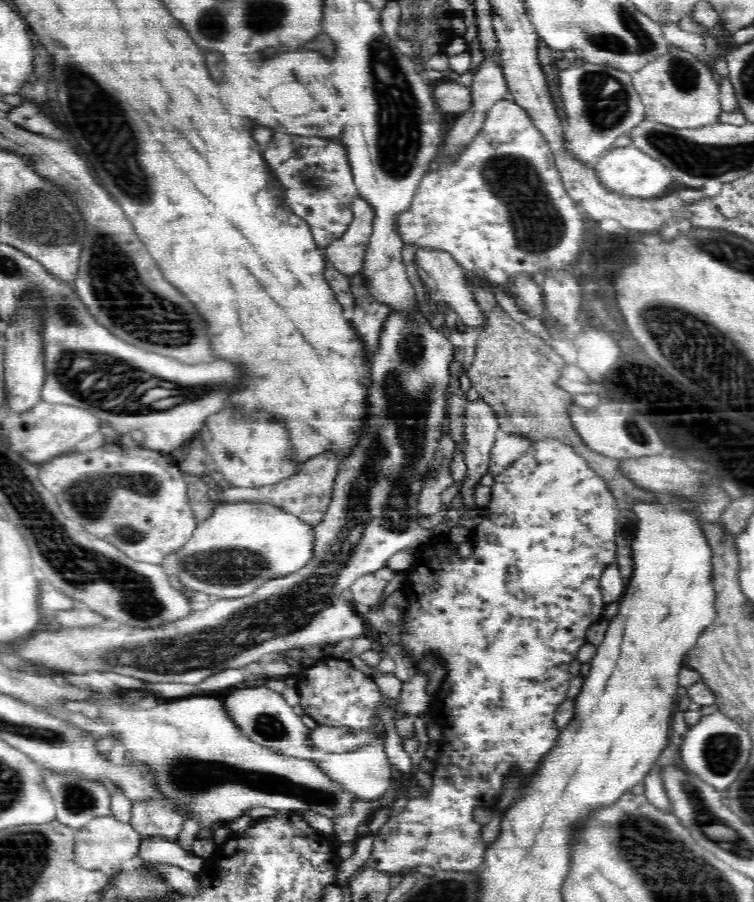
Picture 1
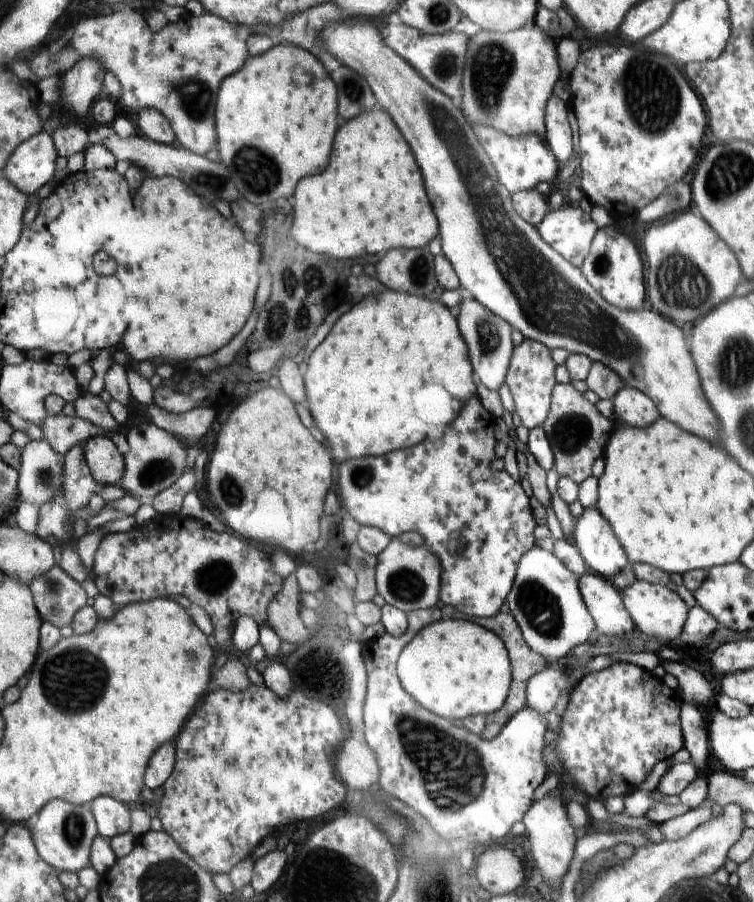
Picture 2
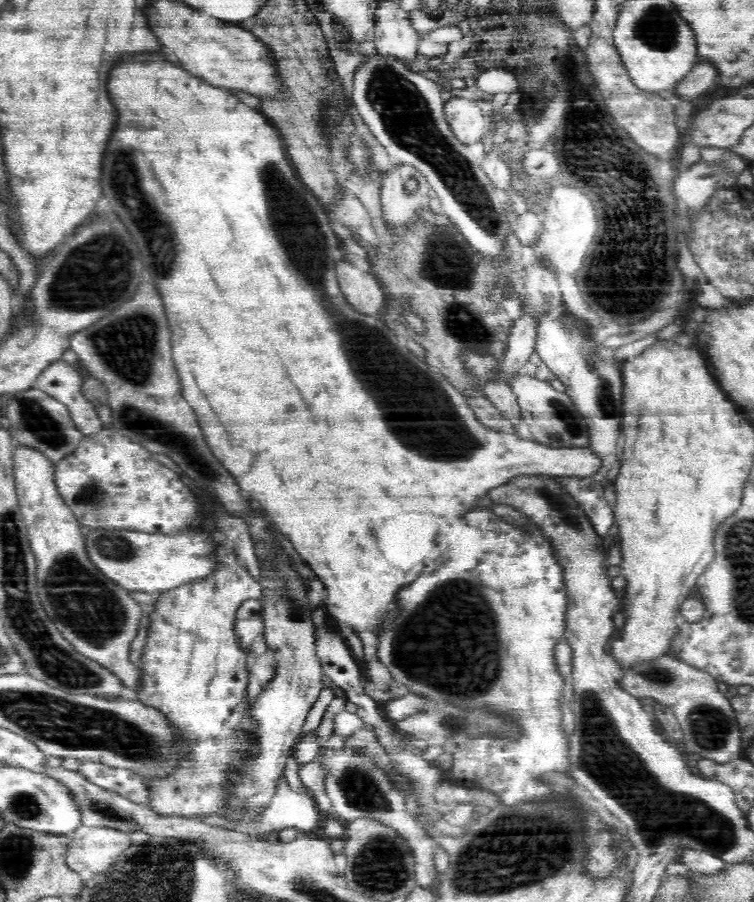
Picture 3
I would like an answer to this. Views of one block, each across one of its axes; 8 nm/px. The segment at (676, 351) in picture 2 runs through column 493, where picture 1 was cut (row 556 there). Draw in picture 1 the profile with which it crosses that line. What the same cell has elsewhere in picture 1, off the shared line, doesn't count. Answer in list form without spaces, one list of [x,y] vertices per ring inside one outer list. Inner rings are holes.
[[[235,501],[216,504],[209,517],[199,521],[192,536],[178,552],[160,559],[166,576],[178,576],[183,587],[194,592],[221,598],[243,597],[256,592],[262,584],[301,570],[314,556],[312,528],[284,509],[256,501]]]

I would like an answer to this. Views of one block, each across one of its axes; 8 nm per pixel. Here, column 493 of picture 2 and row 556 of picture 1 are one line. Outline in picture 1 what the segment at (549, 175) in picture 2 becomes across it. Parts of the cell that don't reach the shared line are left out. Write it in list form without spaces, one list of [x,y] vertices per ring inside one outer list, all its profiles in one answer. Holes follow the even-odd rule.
[[[104,443],[86,452],[74,450],[74,454],[64,453],[38,464],[38,467],[42,485],[56,497],[64,516],[76,521],[88,534],[113,544],[131,560],[162,566],[160,559],[178,552],[196,528],[187,482],[168,452]]]

